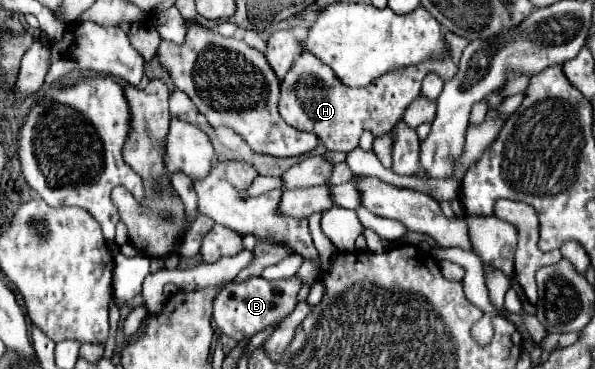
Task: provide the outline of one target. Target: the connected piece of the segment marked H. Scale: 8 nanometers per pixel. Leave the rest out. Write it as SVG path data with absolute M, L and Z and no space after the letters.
M446 48L442 58L428 58L420 62L420 66L390 70L364 88L348 88L340 84L326 64L322 64L312 54L302 52L280 84L278 110L292 128L314 132L324 142L326 150L352 152L358 146L360 134L364 130L372 130L374 136L380 136L396 126L408 104L420 94L422 80L428 72L438 72L444 80L450 80L456 74L456 64L450 60Z

